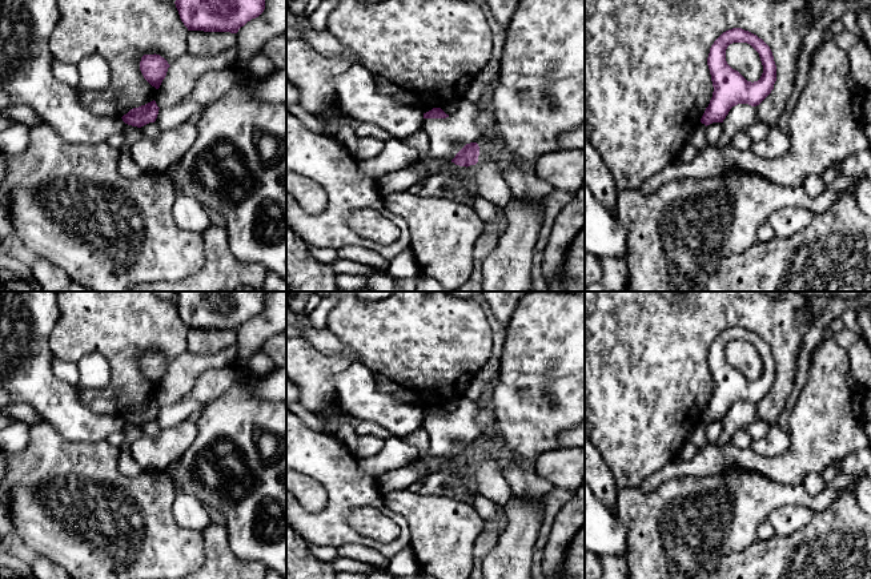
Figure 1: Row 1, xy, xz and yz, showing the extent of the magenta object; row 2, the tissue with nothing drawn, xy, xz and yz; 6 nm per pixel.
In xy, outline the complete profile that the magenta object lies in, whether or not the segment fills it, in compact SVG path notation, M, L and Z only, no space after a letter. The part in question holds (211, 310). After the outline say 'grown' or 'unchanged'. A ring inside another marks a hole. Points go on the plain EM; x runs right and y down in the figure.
M177 291L176 306L188 329L237 331L265 307L268 291Z | unchanged

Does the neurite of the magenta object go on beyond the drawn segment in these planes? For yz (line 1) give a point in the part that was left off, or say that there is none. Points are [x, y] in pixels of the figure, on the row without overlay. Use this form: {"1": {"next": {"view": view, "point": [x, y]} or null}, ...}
{"1": {"next": null}}

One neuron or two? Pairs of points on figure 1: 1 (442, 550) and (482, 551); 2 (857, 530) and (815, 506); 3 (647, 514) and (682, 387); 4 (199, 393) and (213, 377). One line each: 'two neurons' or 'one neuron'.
1: two neurons
2: two neurons
3: two neurons
4: one neuron

